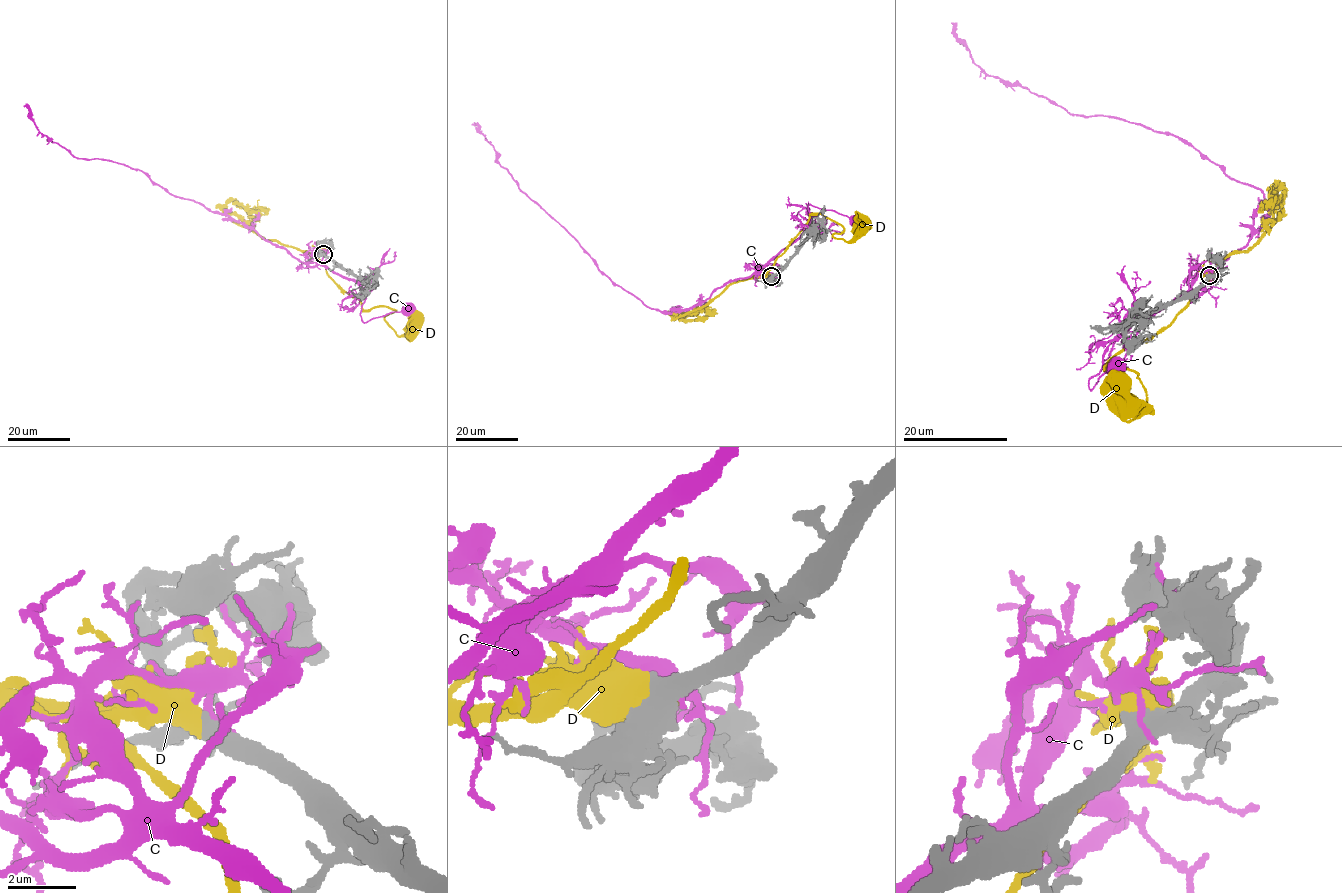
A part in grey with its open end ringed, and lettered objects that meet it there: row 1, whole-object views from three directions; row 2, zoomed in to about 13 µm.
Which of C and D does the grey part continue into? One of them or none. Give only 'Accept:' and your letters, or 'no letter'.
Accept: D

